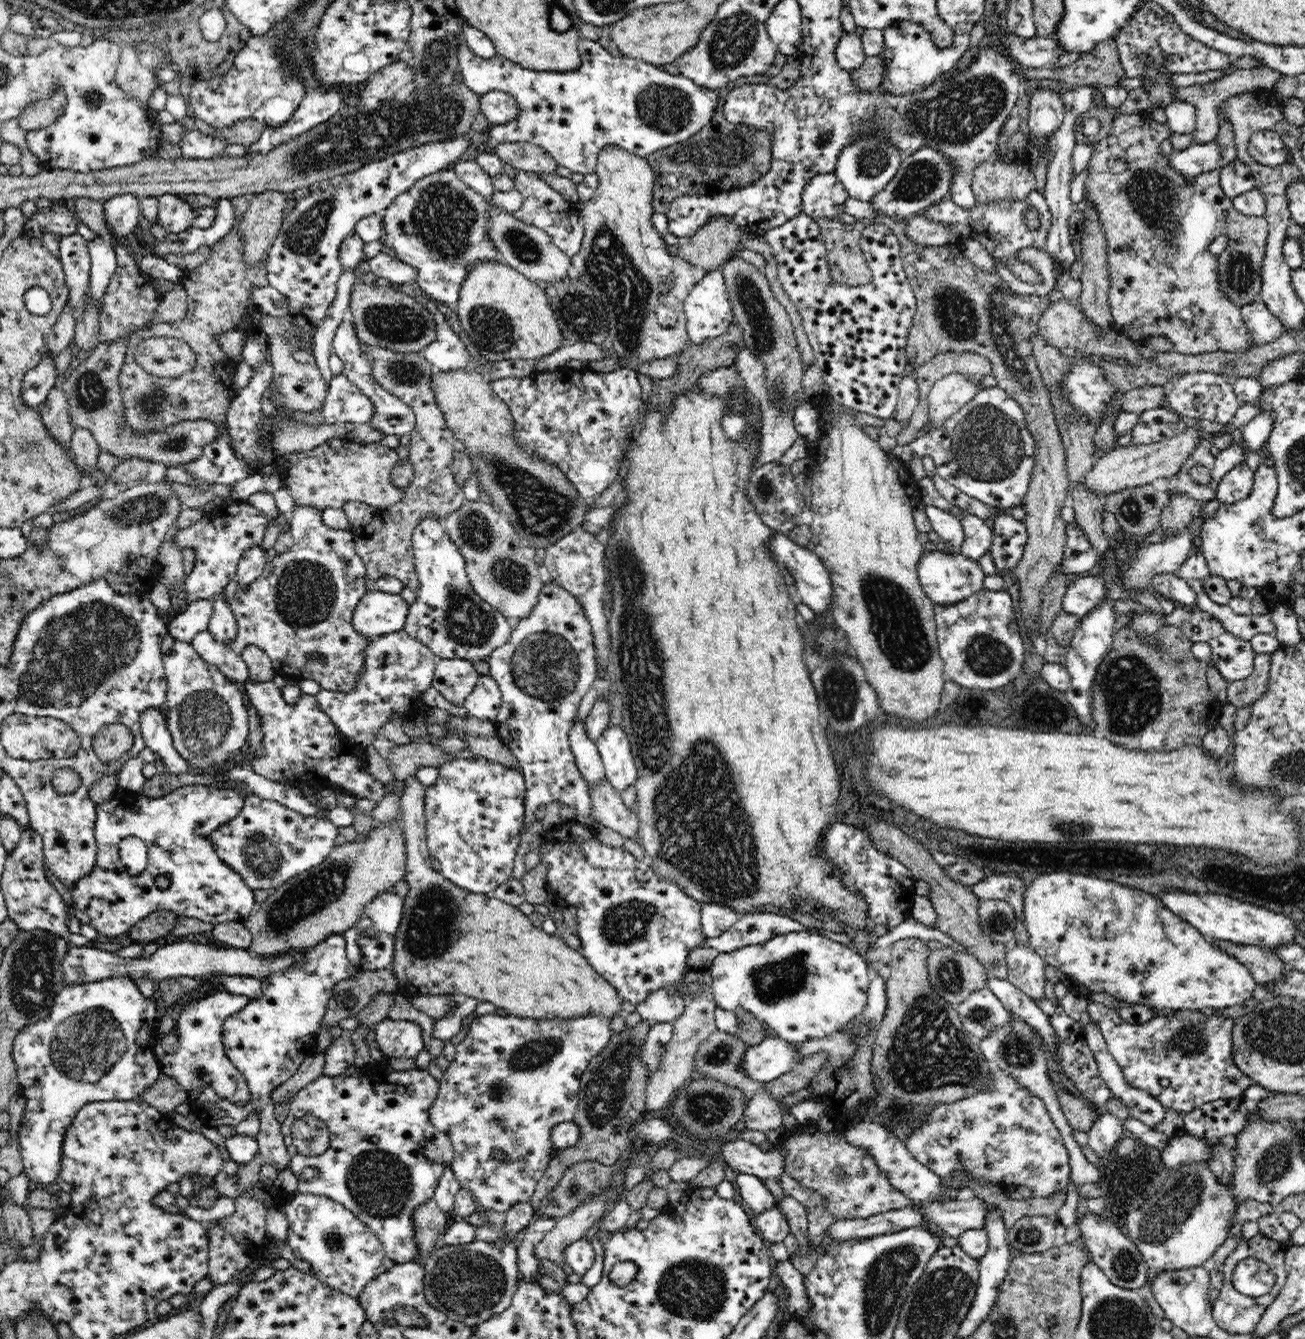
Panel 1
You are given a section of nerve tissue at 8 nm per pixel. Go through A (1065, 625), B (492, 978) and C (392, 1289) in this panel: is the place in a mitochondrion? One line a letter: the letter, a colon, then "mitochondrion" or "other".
A: other
B: other
C: other

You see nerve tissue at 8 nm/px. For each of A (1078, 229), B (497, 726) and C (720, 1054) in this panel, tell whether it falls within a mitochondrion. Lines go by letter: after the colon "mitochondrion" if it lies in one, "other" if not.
A: other
B: other
C: mitochondrion

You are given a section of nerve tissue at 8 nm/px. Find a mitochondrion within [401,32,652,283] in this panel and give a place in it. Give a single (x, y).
(442, 219)

